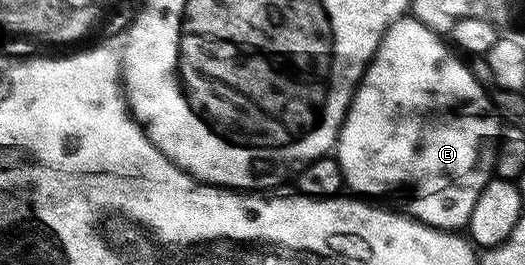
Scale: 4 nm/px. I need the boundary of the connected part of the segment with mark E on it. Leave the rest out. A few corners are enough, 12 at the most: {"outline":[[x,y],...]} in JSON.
{"outline":[[395,20],[334,158],[464,229],[502,123],[461,56]]}

